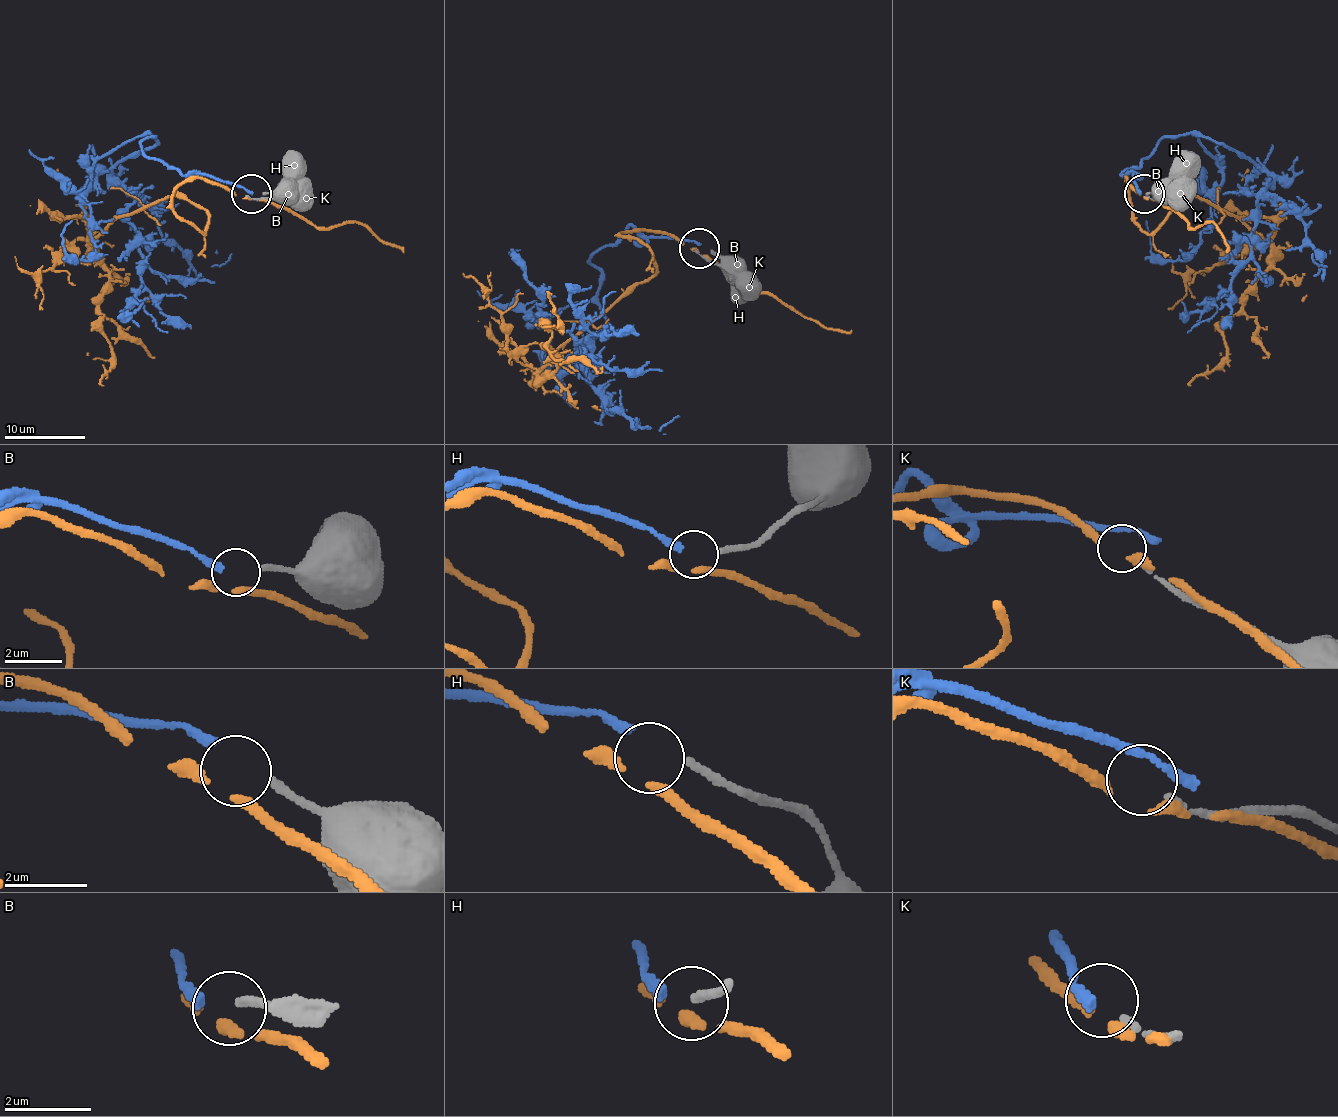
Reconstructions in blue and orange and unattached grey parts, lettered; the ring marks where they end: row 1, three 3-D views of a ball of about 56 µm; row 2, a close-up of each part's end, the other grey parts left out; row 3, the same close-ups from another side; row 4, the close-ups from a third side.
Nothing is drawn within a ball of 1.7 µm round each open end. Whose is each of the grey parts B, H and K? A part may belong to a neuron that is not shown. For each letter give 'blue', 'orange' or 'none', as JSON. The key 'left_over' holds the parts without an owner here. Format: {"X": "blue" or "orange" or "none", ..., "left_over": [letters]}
{"B": "none", "H": "blue", "K": "none", "left_over": ["B", "K"]}

